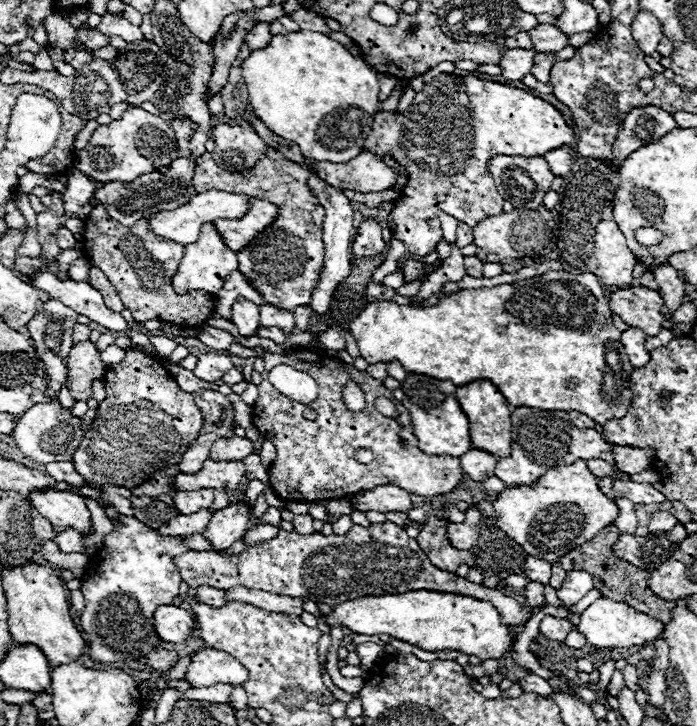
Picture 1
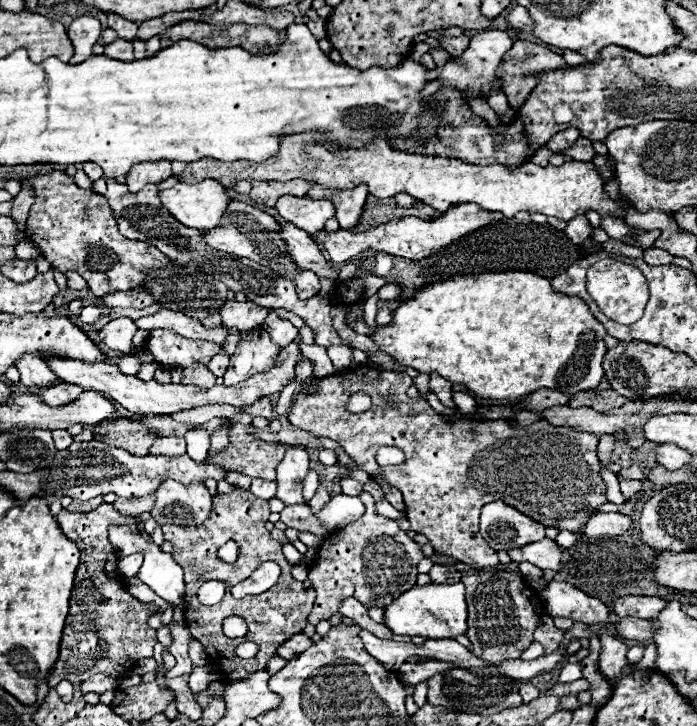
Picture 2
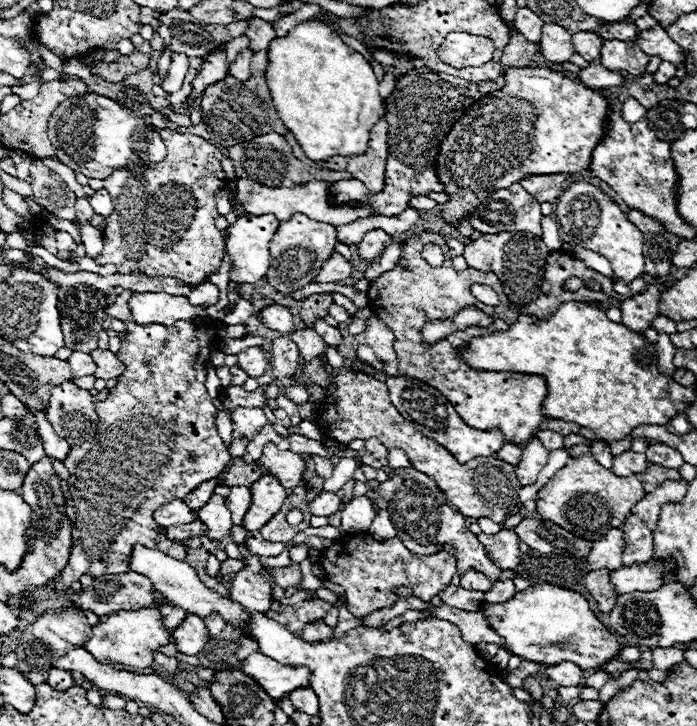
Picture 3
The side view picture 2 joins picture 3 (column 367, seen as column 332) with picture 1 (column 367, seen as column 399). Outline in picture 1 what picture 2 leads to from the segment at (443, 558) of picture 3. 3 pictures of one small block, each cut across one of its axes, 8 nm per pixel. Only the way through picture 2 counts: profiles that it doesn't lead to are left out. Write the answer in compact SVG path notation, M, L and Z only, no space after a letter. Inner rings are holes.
M388 520L380 524L370 524L368 528L352 524L346 534L330 536L324 536L320 532L302 536L298 532L280 530L276 538L264 544L250 546L234 556L218 556L216 552L190 550L188 554L180 554L180 558L174 558L174 562L180 568L184 582L194 590L204 584L218 590L246 586L280 596L322 602L328 606L338 606L342 602L358 600L364 596L404 594L410 590L438 590L488 600L496 606L496 610L500 610L504 622L512 626L522 626L530 618L528 608L522 608L510 596L436 568L420 550L418 542L410 538L400 526Z

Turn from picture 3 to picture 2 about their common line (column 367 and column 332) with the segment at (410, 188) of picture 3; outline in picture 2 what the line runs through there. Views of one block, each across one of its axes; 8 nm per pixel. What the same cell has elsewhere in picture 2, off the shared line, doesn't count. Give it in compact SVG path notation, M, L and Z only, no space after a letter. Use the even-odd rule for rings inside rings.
M360 184L352 190L332 190L332 188L313 185L306 196L308 198L328 198L336 208L336 220L340 222L342 230L350 230L358 226L358 220L364 212L368 187L366 184Z

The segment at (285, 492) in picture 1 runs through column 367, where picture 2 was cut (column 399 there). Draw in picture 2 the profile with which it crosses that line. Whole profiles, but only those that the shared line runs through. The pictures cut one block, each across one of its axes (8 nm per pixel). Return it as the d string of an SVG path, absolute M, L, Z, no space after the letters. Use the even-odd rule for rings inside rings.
M374 364L350 366L332 376L320 380L318 394L306 394L306 388L294 398L294 410L290 408L290 424L314 434L336 440L344 452L356 462L356 466L376 480L386 480L390 486L398 488L406 502L406 516L412 530L424 534L436 552L454 556L456 560L482 570L486 566L498 566L498 554L484 542L479 533L480 508L494 500L506 500L522 514L534 518L536 522L556 528L578 532L586 526L588 518L594 514L594 508L606 504L606 484L600 478L600 460L596 456L596 434L580 432L568 426L552 426L548 420L534 422L530 426L518 428L506 420L474 420L460 418L456 422L446 422L446 418L428 404L426 398L408 398L406 390L412 386L408 374L394 370L384 370ZM352 394L368 394L372 398L372 408L366 412L350 412L346 408ZM396 394L396 408L386 408L384 398ZM380 446L398 446L404 452L404 462L398 466L378 466L374 454Z

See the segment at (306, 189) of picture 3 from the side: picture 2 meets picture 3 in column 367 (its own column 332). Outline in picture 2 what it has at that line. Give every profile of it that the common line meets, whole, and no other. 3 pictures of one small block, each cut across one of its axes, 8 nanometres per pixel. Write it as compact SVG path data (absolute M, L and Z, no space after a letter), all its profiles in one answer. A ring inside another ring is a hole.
M282 196L276 202L278 214L298 226L308 234L316 234L324 230L326 220L334 216L334 206L330 200L310 200L306 196Z

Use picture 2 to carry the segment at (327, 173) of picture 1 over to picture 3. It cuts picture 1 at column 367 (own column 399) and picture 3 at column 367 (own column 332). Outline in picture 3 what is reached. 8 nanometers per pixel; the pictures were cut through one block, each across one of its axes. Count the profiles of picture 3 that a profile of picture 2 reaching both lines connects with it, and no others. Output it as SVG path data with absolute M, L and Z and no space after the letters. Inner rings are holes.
M380 118L376 126L372 126L368 150L362 156L356 158L344 158L344 156L334 156L322 162L322 168L326 170L346 170L350 172L356 180L364 182L364 186L376 194L384 188L384 168L386 168L386 158L388 158L388 122Z

